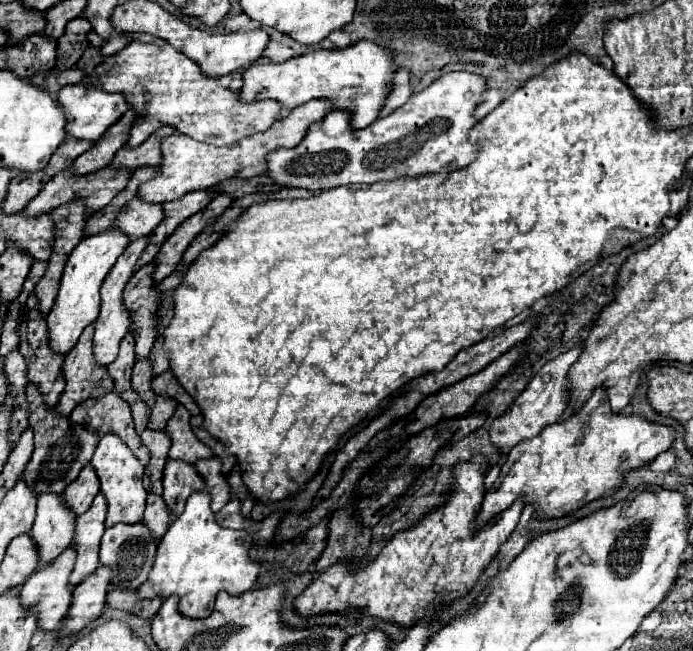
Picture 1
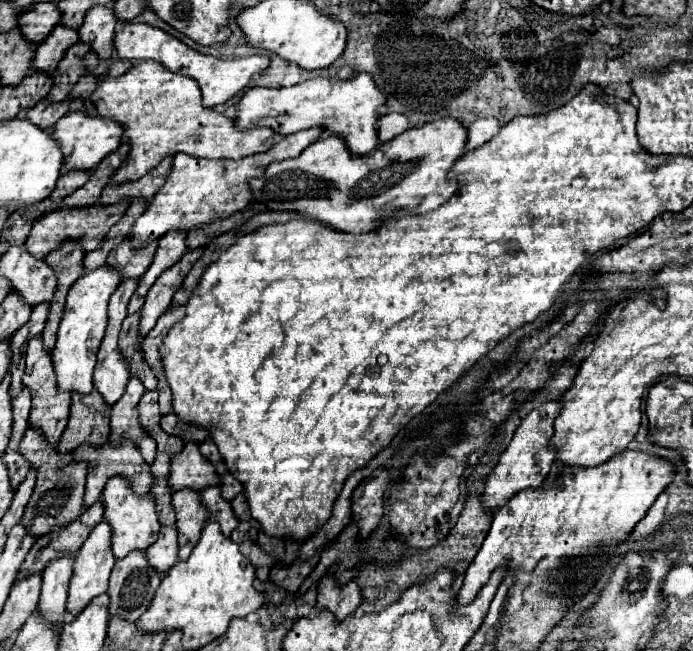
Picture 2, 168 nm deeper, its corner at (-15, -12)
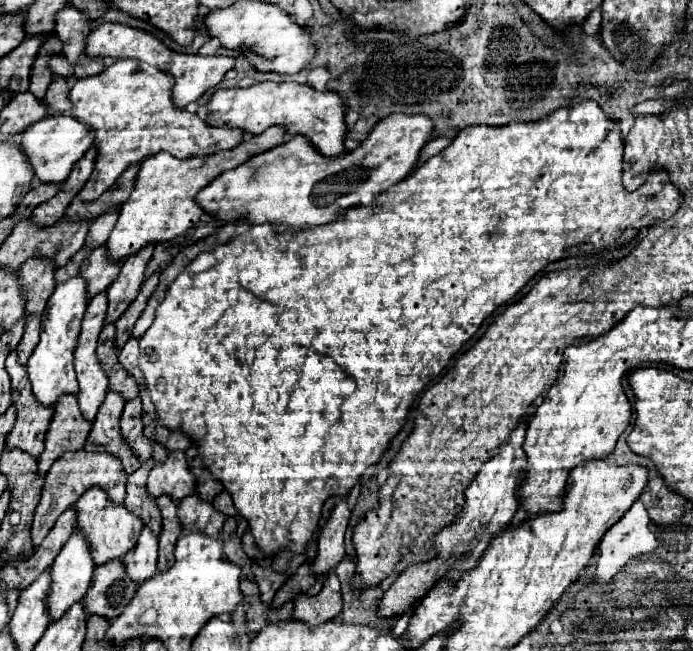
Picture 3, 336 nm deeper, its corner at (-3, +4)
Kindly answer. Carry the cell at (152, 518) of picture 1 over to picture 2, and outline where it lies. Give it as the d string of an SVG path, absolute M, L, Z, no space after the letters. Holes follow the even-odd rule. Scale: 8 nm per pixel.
M160 528L160 536L152 548L146 550L148 566L156 568L158 574L166 574L178 562L178 538L176 528Z

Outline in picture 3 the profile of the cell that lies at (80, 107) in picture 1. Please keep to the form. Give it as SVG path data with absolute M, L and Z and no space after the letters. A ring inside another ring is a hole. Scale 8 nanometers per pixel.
M50 114L44 120L28 126L18 134L18 144L30 158L34 166L34 174L42 182L64 182L72 170L72 166L84 156L84 152L94 144L94 130L88 124L76 120L68 114Z

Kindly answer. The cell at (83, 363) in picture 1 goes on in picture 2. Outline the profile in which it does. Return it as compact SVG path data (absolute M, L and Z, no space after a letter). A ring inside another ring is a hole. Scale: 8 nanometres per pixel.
M92 390L92 394L84 396L74 392L68 426L58 442L58 450L68 454L74 452L82 444L102 446L108 440L108 412L110 406L104 404L102 396Z

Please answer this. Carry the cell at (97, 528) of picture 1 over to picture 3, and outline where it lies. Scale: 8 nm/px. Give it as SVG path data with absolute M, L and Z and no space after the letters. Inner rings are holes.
M74 532L62 546L52 564L52 586L48 594L48 610L58 620L74 602L82 600L92 582L92 554L80 532Z

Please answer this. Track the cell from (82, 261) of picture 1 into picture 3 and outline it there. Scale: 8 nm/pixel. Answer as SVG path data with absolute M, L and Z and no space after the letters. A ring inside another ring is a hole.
M80 274L72 276L66 282L56 284L56 290L48 300L46 316L42 322L40 342L34 348L34 352L26 364L28 378L32 382L32 392L34 392L36 400L40 400L40 404L44 404L44 406L54 406L58 396L62 396L66 392L68 394L78 392L78 380L76 380L76 370L74 370L74 350L78 344L80 324L82 324L82 316L88 308L88 302L90 302L88 284Z

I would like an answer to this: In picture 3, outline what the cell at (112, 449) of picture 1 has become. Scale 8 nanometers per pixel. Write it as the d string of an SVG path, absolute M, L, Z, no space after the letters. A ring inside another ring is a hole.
M90 488L88 492L84 492L84 496L80 496L74 506L78 510L78 530L82 530L86 540L90 542L94 564L122 558L130 548L134 548L140 530L144 528L144 522L138 520L134 512L128 512L128 508L124 508L122 504L112 504L112 500L108 500L108 494L102 488Z

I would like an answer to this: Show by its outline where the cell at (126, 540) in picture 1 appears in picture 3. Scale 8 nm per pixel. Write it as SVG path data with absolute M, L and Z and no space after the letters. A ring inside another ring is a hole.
M110 560L94 568L92 584L84 596L88 614L100 614L108 620L118 618L136 594L138 584L128 578L122 560Z

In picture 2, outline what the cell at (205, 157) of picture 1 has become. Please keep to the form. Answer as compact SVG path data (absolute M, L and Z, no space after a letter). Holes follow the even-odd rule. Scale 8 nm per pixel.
M310 128L290 136L280 136L268 152L246 156L242 160L204 160L204 158L184 156L184 154L174 156L172 170L166 178L166 184L154 194L146 212L132 226L132 232L130 232L132 248L144 248L148 242L158 240L172 230L190 232L192 228L200 228L218 218L228 218L244 210L252 202L248 180L262 176L266 166L272 162L300 156L312 142L320 138L322 132L324 132L322 128Z

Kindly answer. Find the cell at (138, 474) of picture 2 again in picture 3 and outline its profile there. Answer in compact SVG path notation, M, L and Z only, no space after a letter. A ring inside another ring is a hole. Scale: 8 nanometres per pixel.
M76 450L76 452L64 452L50 468L46 474L46 484L42 492L42 500L34 512L34 522L32 522L32 540L34 546L38 546L48 530L54 526L56 518L70 508L90 486L100 486L108 492L112 502L120 504L126 496L126 478L128 474L124 468L120 468L120 460L108 452L86 452L86 450Z

